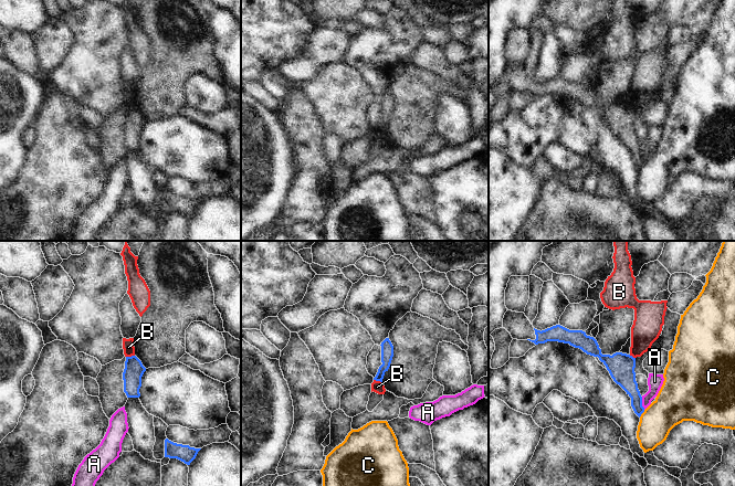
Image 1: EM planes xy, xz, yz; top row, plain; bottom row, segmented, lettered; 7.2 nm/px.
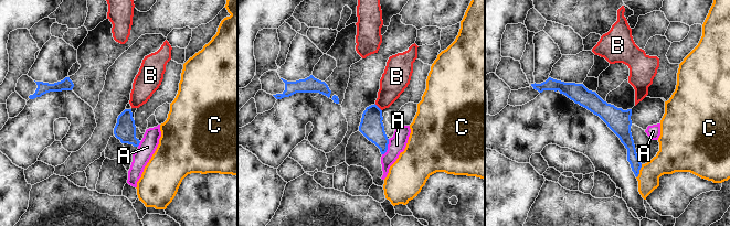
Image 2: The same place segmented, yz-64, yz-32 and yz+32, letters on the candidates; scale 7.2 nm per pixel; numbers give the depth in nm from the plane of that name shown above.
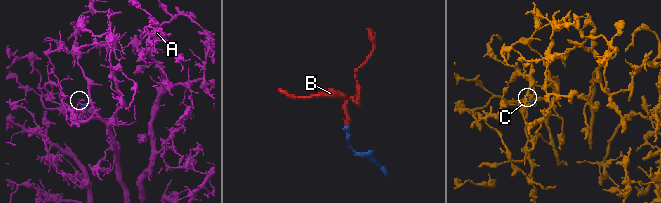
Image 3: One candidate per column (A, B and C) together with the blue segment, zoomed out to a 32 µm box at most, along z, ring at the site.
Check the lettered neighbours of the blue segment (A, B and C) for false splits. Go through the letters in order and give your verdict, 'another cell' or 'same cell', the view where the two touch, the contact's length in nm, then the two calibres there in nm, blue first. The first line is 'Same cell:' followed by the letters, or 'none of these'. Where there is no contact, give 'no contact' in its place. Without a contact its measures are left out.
Same cell: none of these
A: another cell; meets blue in yz; contact 100 nm long; 160 nm thick on the blue side, 110 nm on the other
B: another cell; meets blue in xy; contact 70 nm long; 140 nm thick on the blue side, 80 nm on the other
C: another cell; meets blue in yz; contact 70 nm long; 120 nm thick on the blue side, 280 nm on the other

